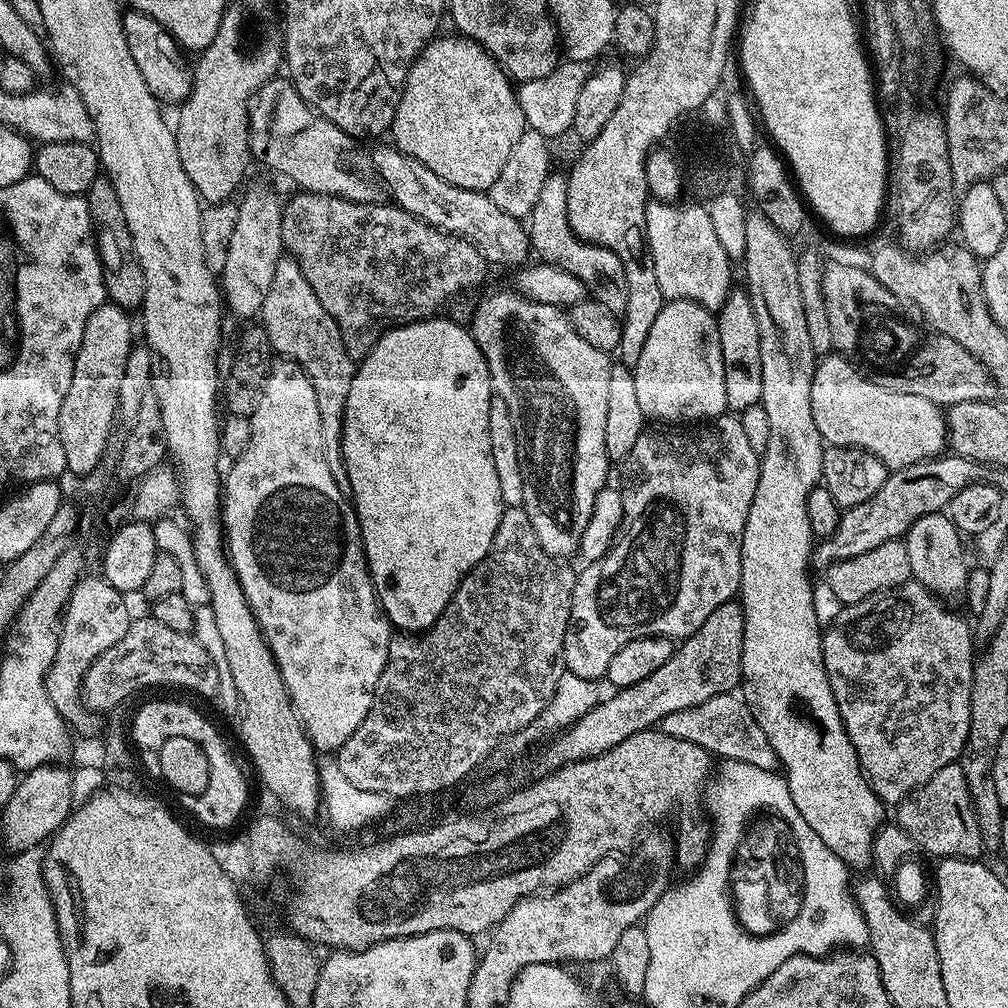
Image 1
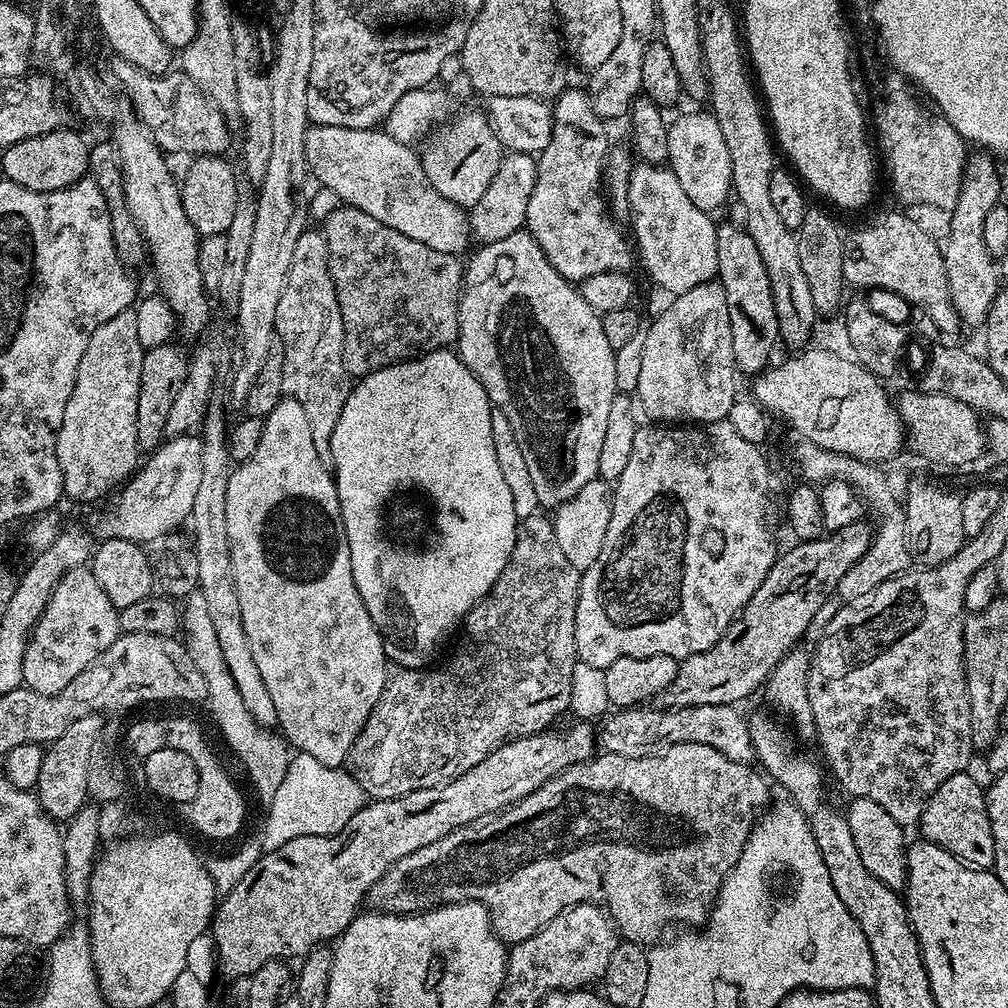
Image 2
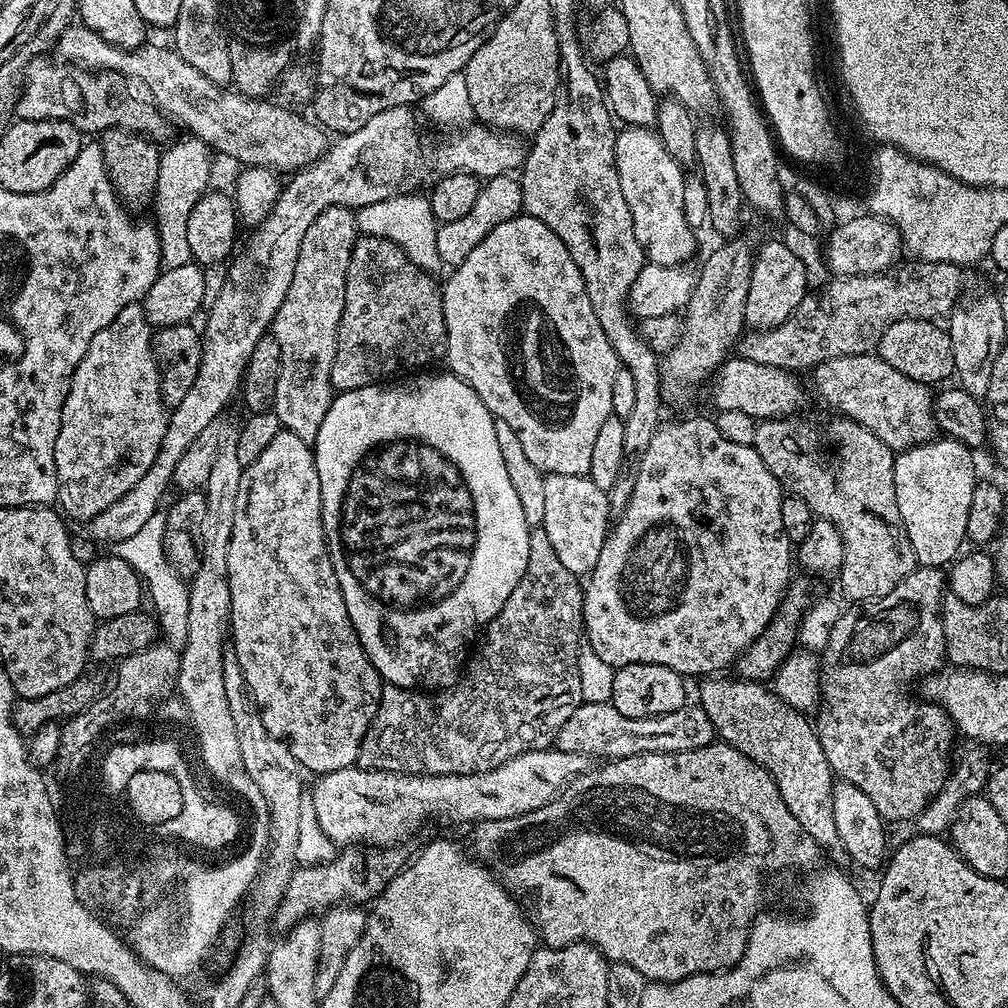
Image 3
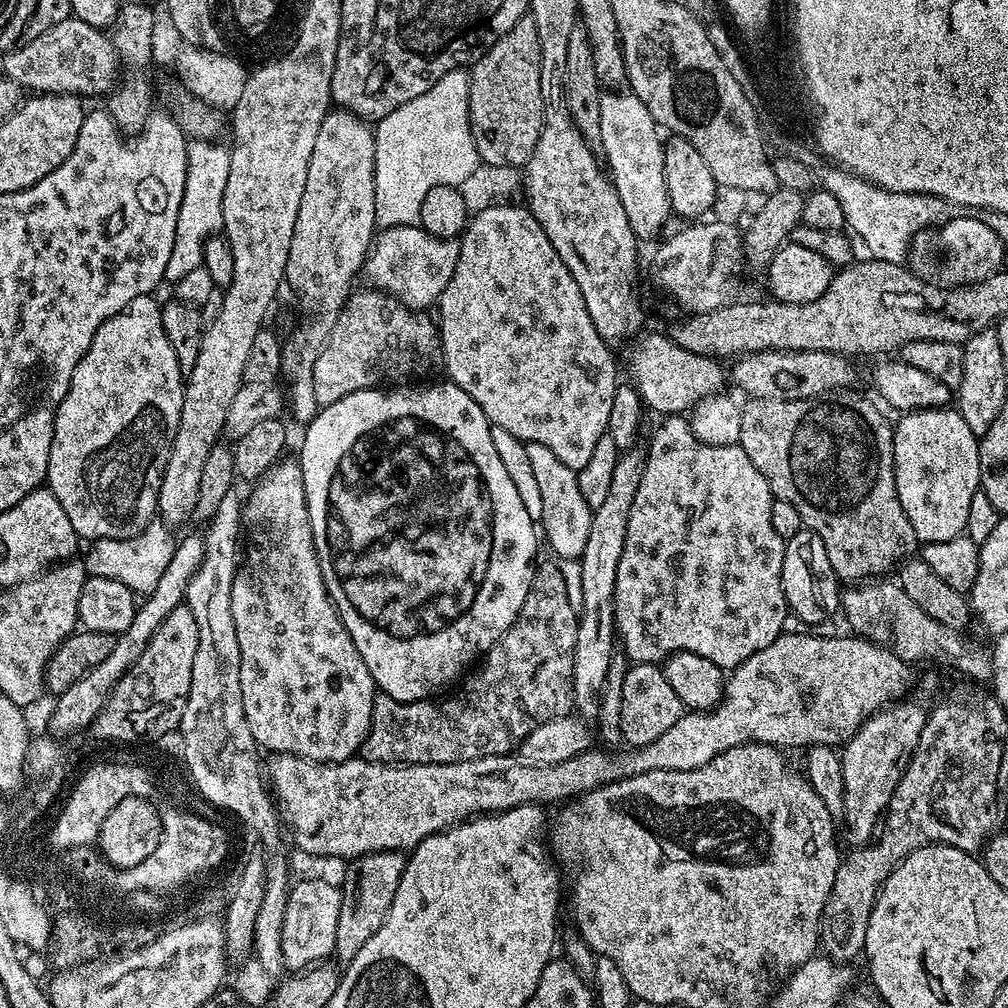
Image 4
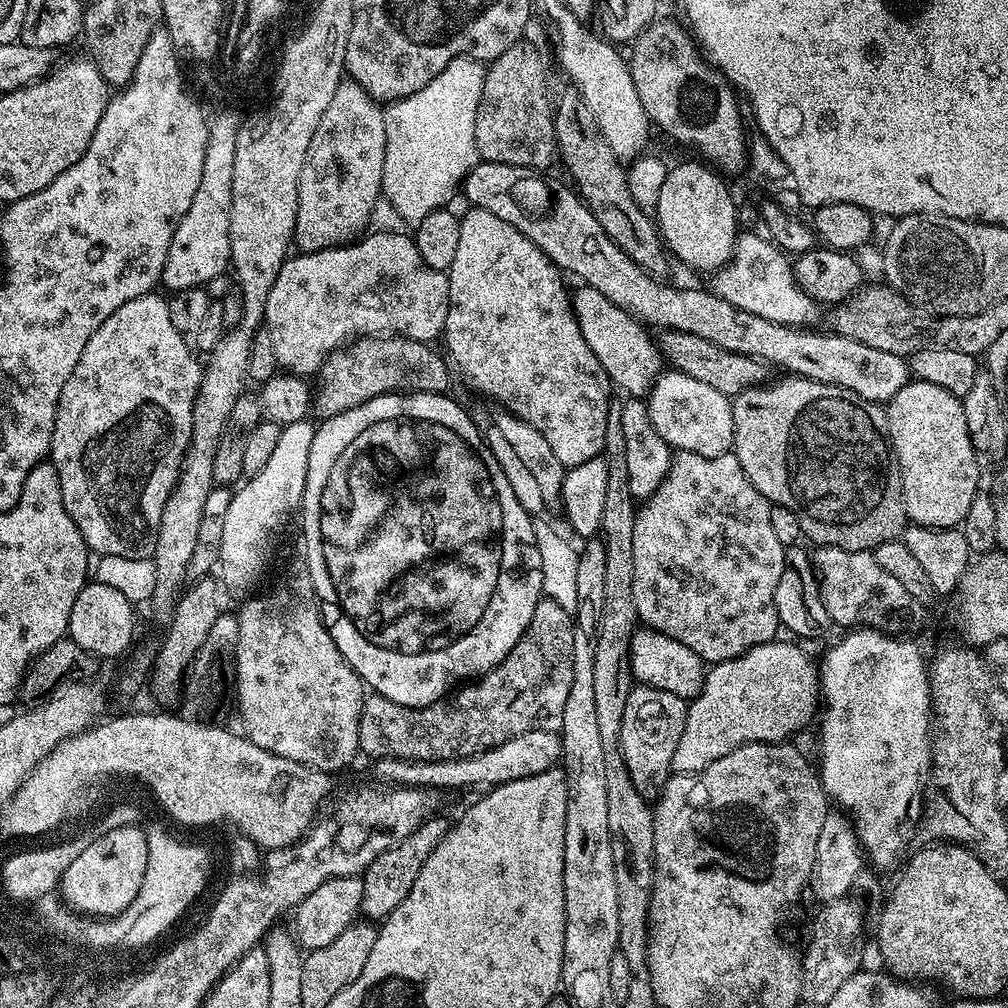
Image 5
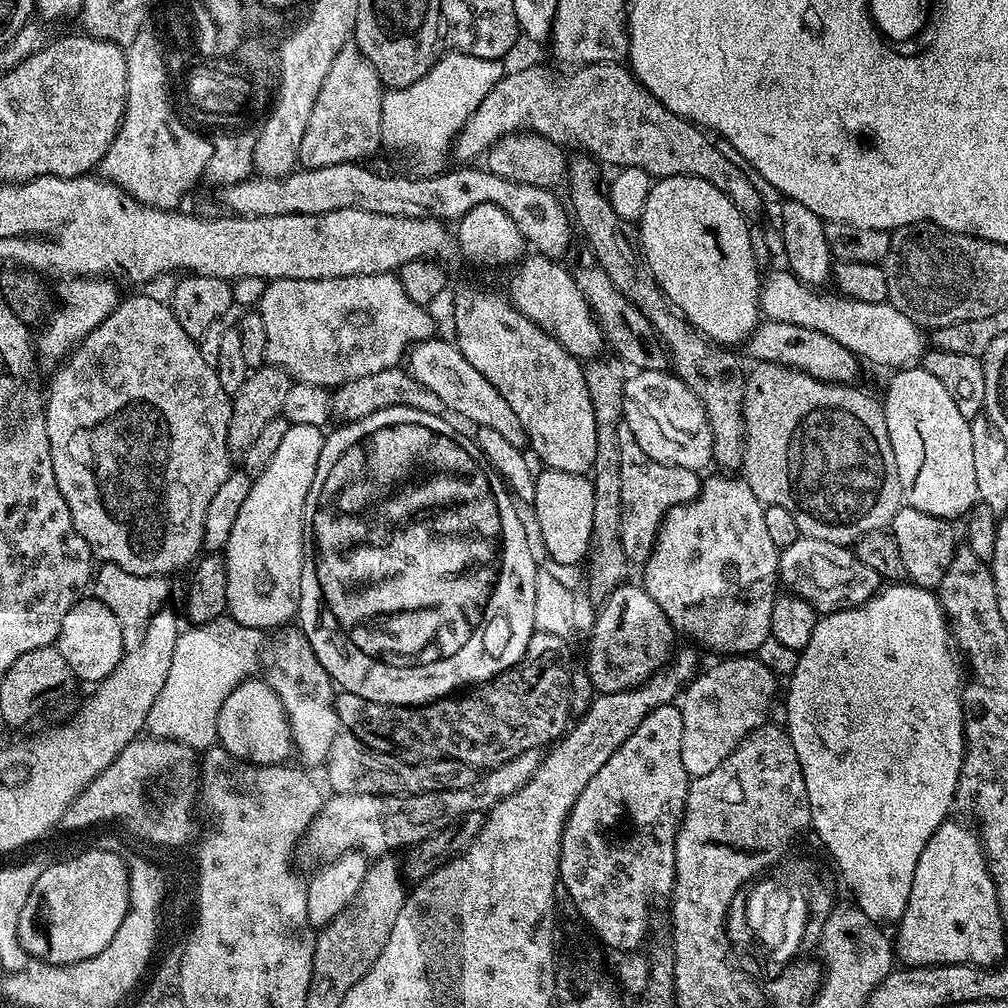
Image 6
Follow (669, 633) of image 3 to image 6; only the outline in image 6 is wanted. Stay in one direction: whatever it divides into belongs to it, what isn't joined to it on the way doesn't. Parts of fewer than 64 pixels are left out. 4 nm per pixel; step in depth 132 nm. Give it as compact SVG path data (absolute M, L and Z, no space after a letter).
M716 474L703 481L700 485L700 492L691 500L689 504L679 504L678 507L672 508L664 516L662 526L656 535L656 545L652 548L652 553L648 555L647 560L643 561L644 580L642 586L658 606L662 606L662 614L672 623L673 629L684 636L689 636L693 645L701 649L709 648L712 652L721 652L719 655L724 658L734 656L746 656L749 654L759 653L759 648L764 643L769 643L772 635L772 611L778 599L778 581L780 579L780 554L781 549L774 546L770 539L770 534L766 530L766 514L764 513L765 505L760 503L760 499L750 490L750 486L736 474Z

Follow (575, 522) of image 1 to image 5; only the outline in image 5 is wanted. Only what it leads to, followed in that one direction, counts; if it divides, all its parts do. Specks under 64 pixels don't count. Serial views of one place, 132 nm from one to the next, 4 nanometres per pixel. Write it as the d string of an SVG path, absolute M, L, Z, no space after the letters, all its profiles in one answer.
M469 207L468 213L460 216L460 229L458 230L458 250L454 253L454 262L448 267L448 313L442 333L442 340L448 343L447 355L451 363L460 367L460 372L481 392L484 396L489 396L492 400L500 403L499 407L505 412L512 412L519 420L530 422L542 438L546 438L546 443L554 449L554 455L558 457L558 462L564 464L565 469L578 466L582 462L590 462L590 458L601 455L604 450L604 439L606 438L606 426L608 425L608 405L613 399L614 385L608 379L606 370L602 370L602 362L594 358L594 350L586 346L586 338L582 338L582 330L576 321L576 315L572 313L572 297L569 289L564 289L565 277L561 269L557 268L554 261L546 258L522 230L514 230L510 222L502 222L502 218L497 218L495 214L490 214L490 210Z

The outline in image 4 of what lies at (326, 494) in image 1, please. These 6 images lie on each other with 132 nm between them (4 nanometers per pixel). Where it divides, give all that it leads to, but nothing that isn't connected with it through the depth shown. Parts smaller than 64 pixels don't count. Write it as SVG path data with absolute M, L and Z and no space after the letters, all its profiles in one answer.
M281 459L255 481L256 489L242 504L242 559L230 590L230 614L234 614L238 634L238 654L242 654L242 710L246 710L250 734L261 749L340 764L353 759L364 745L378 689L328 596L310 530L302 470L295 459L288 459Z

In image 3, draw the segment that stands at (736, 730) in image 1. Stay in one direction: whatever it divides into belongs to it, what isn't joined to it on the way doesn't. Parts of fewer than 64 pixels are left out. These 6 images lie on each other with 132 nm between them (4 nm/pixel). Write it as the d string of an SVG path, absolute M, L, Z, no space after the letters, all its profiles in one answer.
M582 702L574 710L574 714L570 714L570 718L566 718L566 722L562 722L554 744L555 747L570 754L582 754L589 758L604 756L600 758L614 761L634 754L698 750L702 746L710 746L716 739L716 730L710 722L710 718L706 718L706 710L702 710L699 703L696 702L685 702L678 710L670 710L666 714L658 714L650 718L626 718L622 714L618 714L618 710L614 710L614 706L610 702L607 704L585 704Z

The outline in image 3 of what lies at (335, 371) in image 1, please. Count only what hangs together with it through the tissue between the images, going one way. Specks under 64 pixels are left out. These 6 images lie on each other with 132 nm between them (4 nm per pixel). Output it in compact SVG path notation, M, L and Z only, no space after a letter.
M327 208L310 222L306 238L298 250L294 282L272 320L270 334L282 350L282 370L278 370L278 390L274 390L272 408L281 429L298 434L302 442L315 445L322 418L330 410L334 389L330 370L338 342L338 322L346 298L346 274L350 254L358 239L356 212L351 208Z

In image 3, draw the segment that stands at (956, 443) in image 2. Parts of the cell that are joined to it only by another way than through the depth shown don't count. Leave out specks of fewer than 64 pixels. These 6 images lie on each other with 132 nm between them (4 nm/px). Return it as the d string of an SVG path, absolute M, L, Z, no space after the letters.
M878 354L839 356L811 369L816 392L839 415L858 422L874 434L894 454L910 450L937 435L936 415L932 409L934 392L929 385L906 378Z

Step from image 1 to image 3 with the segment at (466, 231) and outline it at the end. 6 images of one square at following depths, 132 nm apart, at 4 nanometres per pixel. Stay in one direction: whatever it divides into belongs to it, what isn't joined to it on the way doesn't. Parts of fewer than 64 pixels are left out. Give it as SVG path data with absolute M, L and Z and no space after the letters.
M73 26L62 34L55 44L54 52L55 55L60 55L57 57L63 63L74 64L77 68L114 72L145 84L152 95L151 103L169 121L177 120L188 131L185 133L207 144L213 153L221 152L222 155L237 160L240 166L291 174L313 164L330 147L329 133L319 124L311 119L302 120L286 108L267 104L267 99L241 96L235 90L210 82L171 47L159 48L148 42L131 50L115 48L110 42L94 34L94 30Z

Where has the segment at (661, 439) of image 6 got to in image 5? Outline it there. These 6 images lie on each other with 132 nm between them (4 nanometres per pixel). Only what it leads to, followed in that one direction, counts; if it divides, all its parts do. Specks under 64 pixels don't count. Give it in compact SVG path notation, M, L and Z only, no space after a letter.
M675 370L661 371L660 376L652 383L652 390L646 397L650 412L650 422L669 448L676 452L693 452L703 456L720 456L732 448L734 438L734 414L729 397L723 396L714 386L706 386L706 382L698 382L698 378L690 378Z

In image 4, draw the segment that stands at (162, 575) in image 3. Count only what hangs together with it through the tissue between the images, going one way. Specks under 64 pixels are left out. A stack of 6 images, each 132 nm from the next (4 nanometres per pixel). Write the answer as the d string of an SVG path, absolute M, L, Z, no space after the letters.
M157 518L146 526L146 530L142 530L142 534L134 538L93 540L87 545L82 556L85 573L98 578L114 578L134 594L150 593L154 586L158 586L158 578L162 578L176 549L177 541L174 536L172 540L172 532L173 529L169 525Z

